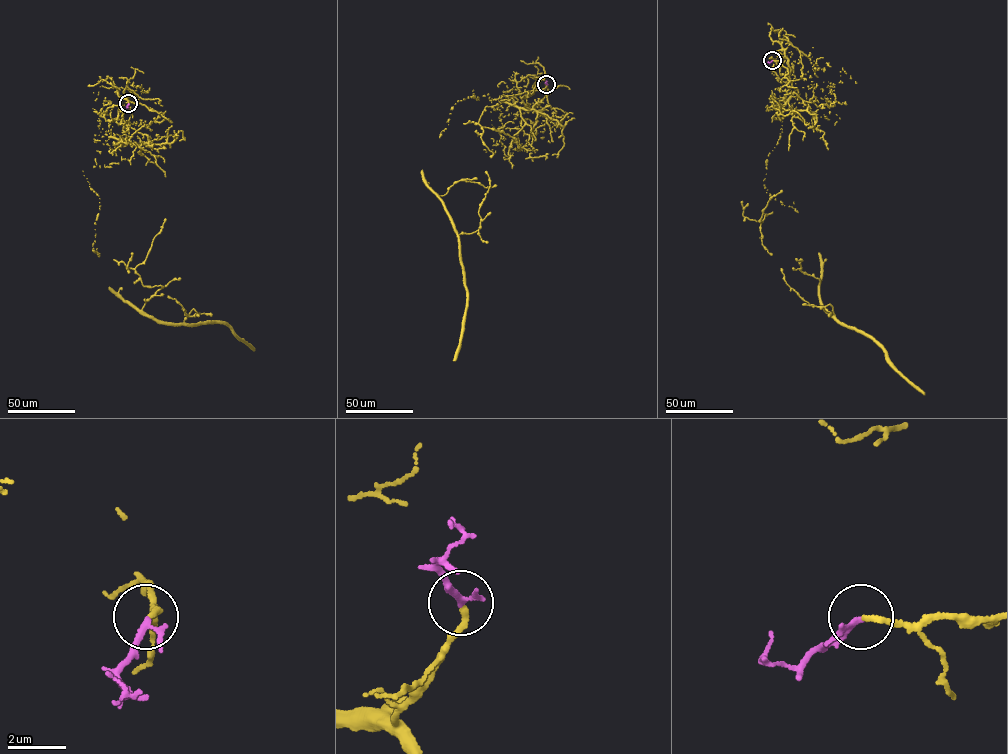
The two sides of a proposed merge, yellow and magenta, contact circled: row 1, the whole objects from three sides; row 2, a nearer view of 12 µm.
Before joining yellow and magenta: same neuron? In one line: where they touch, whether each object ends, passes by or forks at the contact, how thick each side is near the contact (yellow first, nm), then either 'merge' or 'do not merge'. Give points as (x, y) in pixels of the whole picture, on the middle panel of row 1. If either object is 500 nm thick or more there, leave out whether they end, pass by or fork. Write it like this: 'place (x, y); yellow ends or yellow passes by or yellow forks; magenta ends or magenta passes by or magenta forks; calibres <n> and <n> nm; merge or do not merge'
place (546, 84); yellow ends; magenta passes by; calibres 190 and 160 nm; merge

